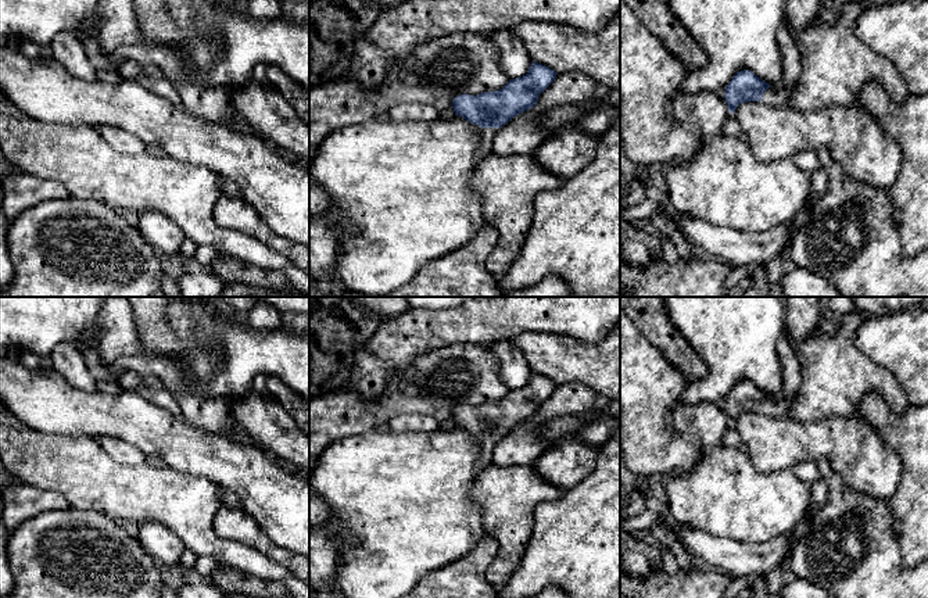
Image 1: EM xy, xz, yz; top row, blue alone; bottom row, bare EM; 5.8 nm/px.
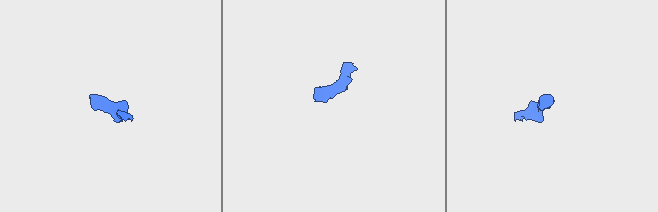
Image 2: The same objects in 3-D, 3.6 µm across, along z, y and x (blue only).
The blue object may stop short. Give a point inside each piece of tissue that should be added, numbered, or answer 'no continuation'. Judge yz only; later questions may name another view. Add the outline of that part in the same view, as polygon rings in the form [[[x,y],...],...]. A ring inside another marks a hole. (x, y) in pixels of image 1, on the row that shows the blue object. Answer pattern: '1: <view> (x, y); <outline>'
1: yz (771, 96); [[[795,86],[781,89],[781,90],[767,89],[762,97],[762,101],[766,104],[785,105],[792,97],[793,90],[795,90]]]

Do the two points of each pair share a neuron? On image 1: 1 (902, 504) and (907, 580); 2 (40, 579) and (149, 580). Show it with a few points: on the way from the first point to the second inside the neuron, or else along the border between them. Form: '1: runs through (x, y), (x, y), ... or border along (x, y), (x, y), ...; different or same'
1: border along (895, 537), (900, 562), (913, 568); different
2: runs through (67, 579), (122, 580); same

